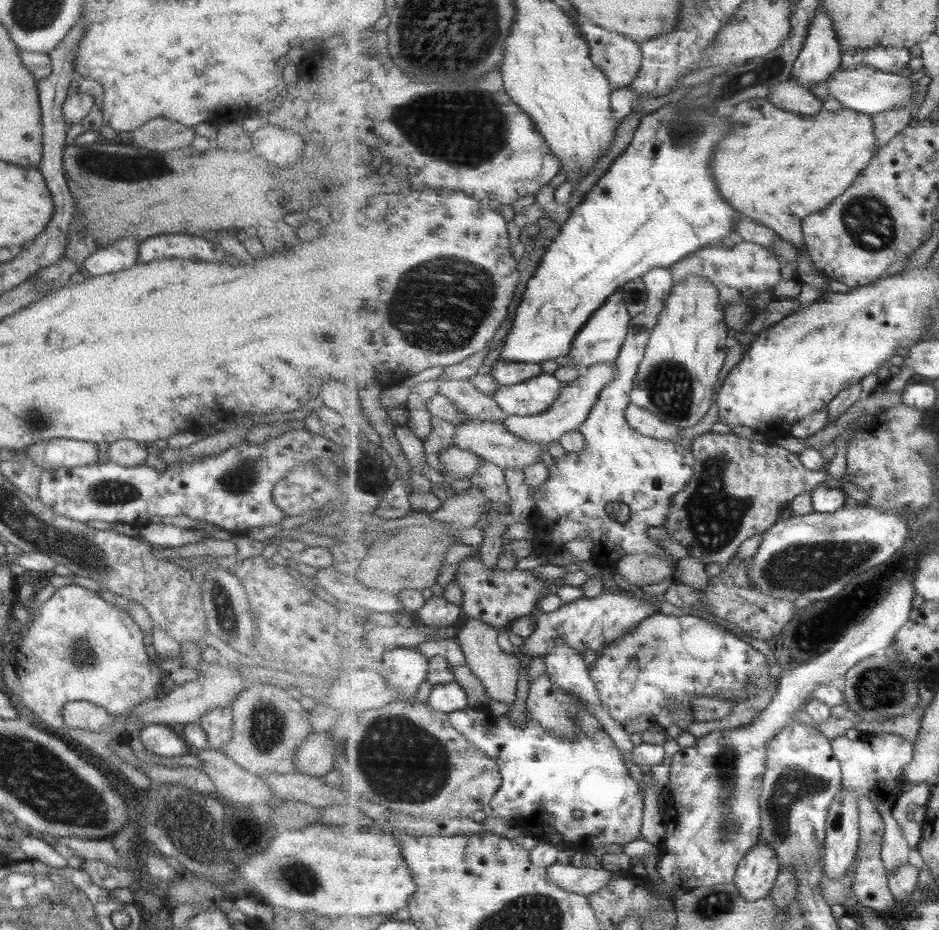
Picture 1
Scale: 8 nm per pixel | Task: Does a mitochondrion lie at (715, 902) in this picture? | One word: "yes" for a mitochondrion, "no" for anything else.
yes

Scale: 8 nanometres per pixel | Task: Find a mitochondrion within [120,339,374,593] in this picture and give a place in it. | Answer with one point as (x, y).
(241, 478)

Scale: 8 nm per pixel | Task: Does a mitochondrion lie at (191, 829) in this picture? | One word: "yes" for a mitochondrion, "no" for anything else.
yes

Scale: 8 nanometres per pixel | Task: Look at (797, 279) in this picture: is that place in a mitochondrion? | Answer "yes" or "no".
no

